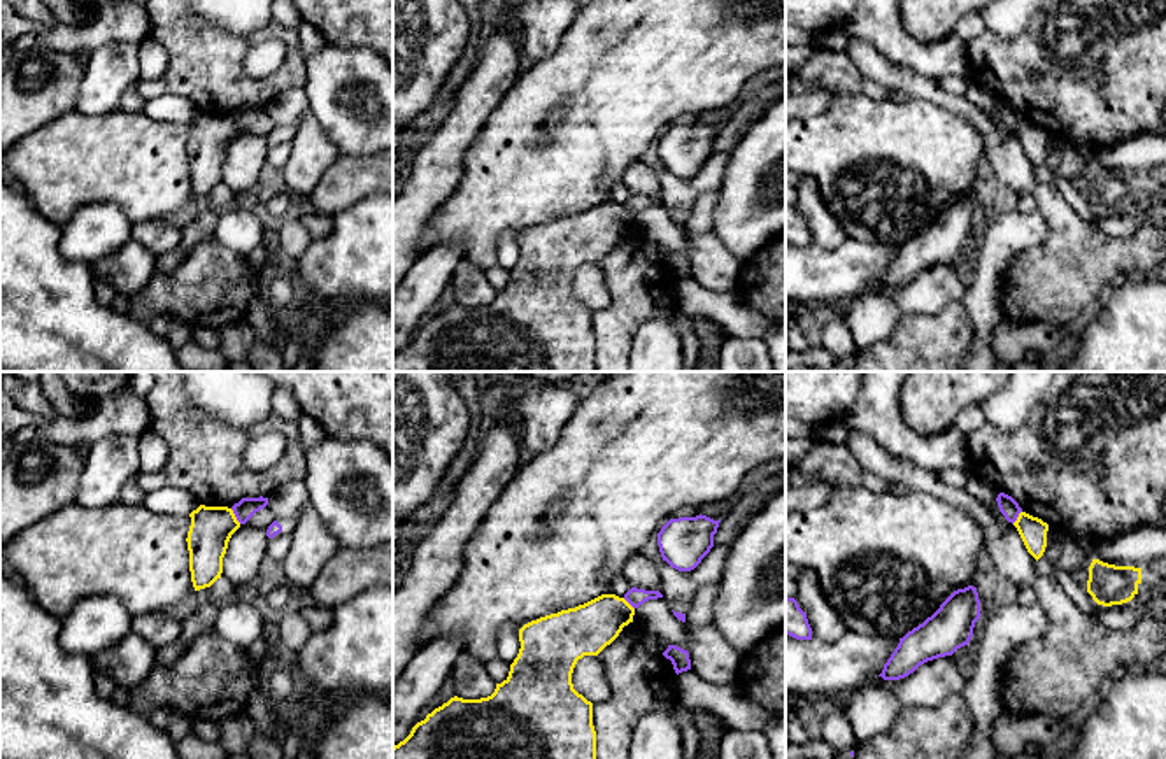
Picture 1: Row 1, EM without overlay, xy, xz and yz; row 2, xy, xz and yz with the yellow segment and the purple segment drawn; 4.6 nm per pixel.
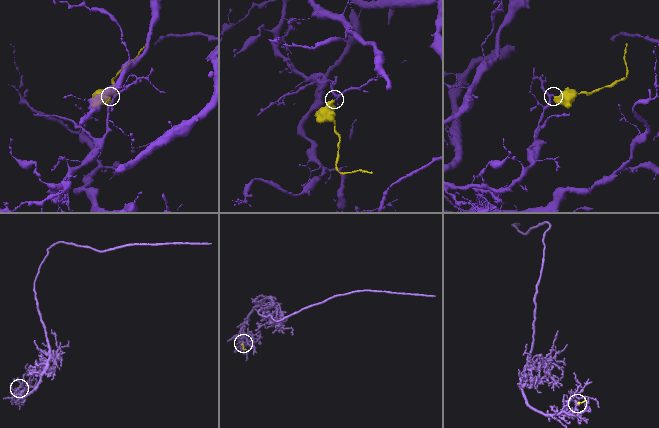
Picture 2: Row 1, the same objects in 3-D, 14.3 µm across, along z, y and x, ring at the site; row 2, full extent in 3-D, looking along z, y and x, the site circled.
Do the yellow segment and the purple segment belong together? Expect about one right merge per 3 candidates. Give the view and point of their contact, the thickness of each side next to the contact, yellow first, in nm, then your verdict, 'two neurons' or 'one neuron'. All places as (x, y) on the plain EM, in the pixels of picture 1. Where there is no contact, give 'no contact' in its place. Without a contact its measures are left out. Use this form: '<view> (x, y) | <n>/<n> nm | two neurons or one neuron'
xy (234, 123) | 190/90 nm | two neurons

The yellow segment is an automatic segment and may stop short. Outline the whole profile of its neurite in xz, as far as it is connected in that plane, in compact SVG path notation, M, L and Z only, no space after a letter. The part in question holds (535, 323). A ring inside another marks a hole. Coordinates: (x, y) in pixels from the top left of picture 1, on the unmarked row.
M601 202L524 231L519 261L494 300L480 307L454 303L435 316L393 354L393 372L596 372L593 310L573 296L572 280L579 266L610 252L633 223L624 205Z

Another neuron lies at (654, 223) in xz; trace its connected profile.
M665 205L649 207L635 216L633 228L643 240L658 242L665 245L668 252L687 258L686 230L673 223Z

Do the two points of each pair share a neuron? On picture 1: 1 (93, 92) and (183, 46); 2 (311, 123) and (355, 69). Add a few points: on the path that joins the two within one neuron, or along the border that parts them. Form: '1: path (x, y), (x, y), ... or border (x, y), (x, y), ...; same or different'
1: border (141, 81), (135, 88); different
2: border (309, 107), (339, 153); different

